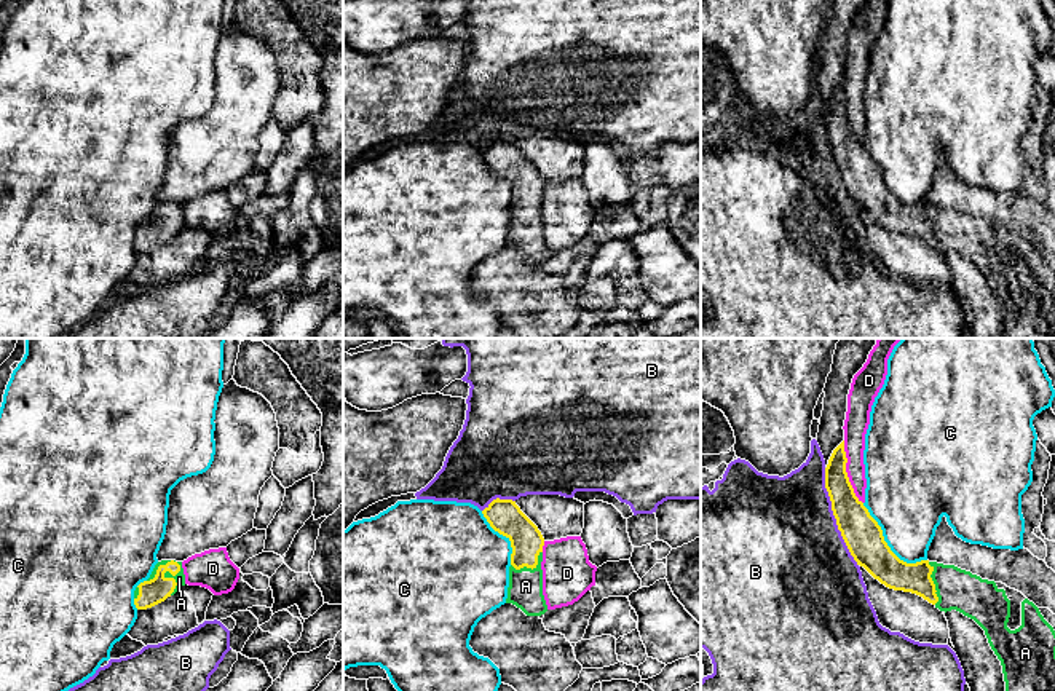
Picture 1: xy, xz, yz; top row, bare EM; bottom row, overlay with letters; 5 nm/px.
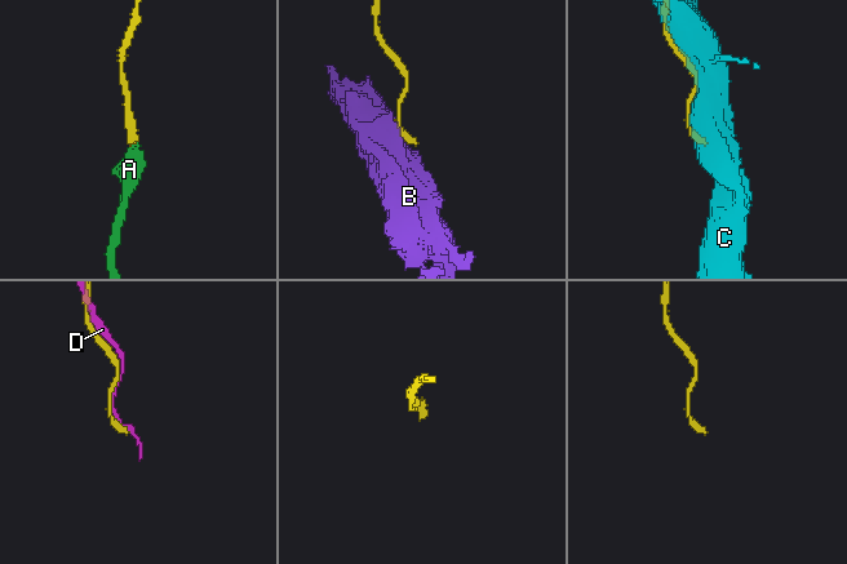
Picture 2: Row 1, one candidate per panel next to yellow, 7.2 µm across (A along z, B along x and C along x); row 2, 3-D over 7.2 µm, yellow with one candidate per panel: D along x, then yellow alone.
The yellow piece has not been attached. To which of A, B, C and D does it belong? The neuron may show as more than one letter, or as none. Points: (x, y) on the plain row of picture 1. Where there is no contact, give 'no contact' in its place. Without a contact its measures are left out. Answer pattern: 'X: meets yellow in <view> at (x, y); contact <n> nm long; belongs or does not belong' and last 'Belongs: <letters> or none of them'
A: meets yellow in xy at (162, 208); contact 190 nm long; belongs
B: meets yellow in yz at (835, 160); contact 500 nm long; does not belong
C: meets yellow in yz at (886, 187); contact 440 nm long; does not belong
D: meets yellow in yz at (846, 115); contact 340 nm long; does not belong
Belongs: A

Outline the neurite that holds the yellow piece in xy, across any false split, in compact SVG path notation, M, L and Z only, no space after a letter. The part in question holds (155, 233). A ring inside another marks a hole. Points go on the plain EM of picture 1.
M161 203L150 220L136 230L134 247L137 252L152 251L179 235L182 228L185 228L182 204Z

